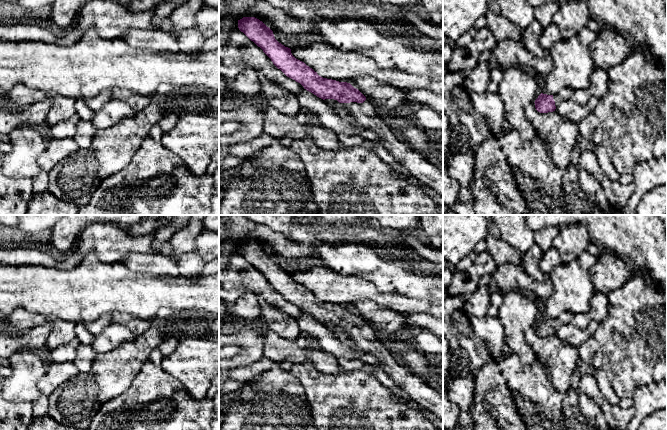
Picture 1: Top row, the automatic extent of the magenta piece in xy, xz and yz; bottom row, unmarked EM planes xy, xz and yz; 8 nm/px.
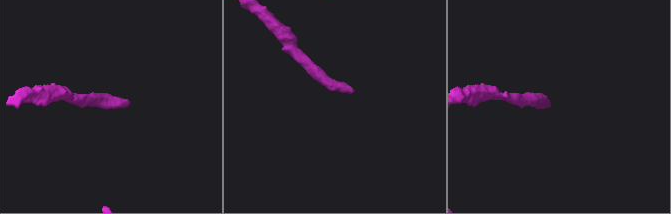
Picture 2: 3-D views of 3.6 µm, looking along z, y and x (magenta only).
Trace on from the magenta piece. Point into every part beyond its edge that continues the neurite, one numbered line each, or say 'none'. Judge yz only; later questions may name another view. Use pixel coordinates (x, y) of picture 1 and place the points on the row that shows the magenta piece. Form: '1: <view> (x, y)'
1: yz (564, 94)

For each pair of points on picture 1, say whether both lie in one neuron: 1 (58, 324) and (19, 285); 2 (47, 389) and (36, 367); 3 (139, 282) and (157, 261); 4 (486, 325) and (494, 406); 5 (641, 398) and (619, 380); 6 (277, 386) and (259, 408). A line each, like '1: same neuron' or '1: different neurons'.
1: different neurons
2: different neurons
3: different neurons
4: different neurons
5: different neurons
6: same neuron

